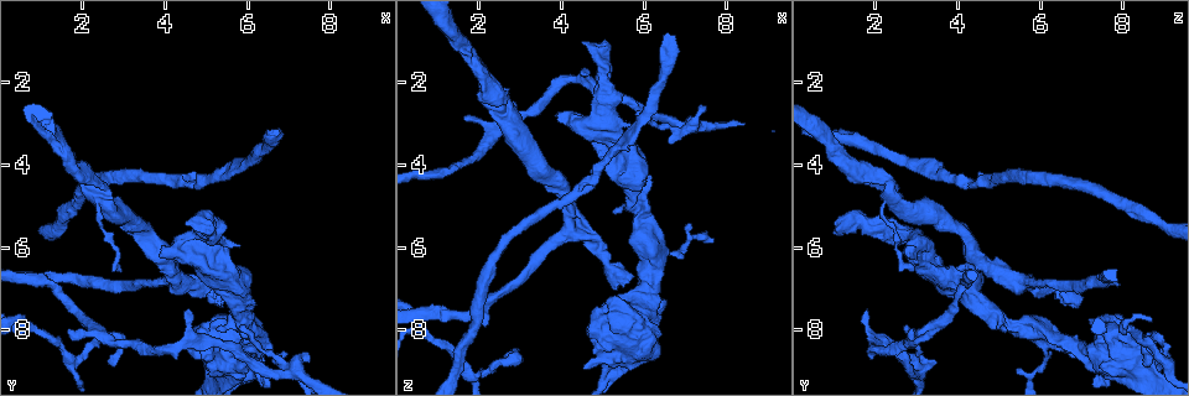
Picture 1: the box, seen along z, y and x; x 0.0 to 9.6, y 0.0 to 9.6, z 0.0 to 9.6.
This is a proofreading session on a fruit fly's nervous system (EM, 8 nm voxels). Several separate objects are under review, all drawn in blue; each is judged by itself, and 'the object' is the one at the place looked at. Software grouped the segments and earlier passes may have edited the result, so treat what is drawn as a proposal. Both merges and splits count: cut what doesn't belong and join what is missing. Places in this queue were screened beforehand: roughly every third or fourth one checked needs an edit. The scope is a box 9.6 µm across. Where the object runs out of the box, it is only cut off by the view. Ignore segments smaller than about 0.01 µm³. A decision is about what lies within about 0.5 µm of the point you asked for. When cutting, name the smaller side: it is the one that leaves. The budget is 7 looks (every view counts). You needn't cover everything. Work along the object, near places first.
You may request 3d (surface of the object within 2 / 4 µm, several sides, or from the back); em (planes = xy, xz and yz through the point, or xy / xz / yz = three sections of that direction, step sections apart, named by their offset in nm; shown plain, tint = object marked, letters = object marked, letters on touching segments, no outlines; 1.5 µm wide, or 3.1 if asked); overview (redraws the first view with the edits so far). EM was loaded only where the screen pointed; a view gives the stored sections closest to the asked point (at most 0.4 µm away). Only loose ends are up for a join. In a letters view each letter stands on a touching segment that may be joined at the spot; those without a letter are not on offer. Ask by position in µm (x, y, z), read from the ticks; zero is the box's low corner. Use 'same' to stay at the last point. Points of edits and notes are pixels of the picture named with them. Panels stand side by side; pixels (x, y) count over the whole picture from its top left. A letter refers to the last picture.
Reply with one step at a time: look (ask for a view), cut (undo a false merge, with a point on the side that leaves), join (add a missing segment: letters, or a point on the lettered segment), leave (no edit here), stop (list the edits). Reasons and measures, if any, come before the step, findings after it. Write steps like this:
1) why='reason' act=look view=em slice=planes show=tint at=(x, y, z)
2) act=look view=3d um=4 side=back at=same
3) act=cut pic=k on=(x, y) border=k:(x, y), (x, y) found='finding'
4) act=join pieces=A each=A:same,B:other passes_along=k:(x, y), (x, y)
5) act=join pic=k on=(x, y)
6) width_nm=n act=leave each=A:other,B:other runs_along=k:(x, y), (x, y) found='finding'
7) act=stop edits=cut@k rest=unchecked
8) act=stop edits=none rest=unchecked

why='end of a long branch' act=look view=3d um=4 at=(6.50, 3.20, 0.80)

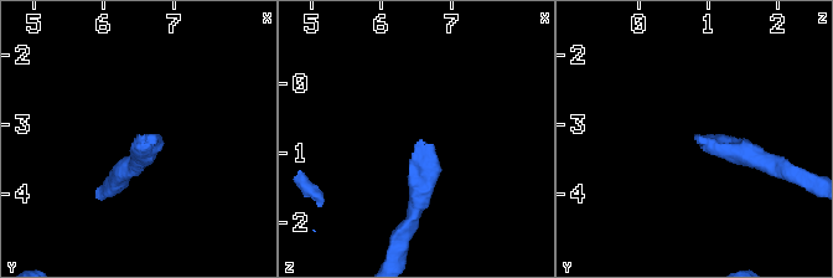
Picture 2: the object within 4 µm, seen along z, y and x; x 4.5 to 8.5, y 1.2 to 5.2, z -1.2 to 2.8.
why='need the tissue' act=look view=em slice=planes show=plain at=(6.55, 3.20, 0.80)

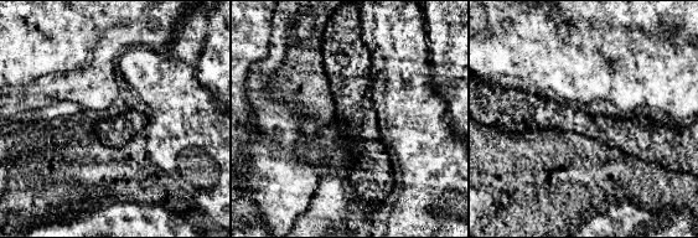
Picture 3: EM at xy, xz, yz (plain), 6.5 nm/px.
why='what lies round it' act=look view=em slice=planes show=letters at=same

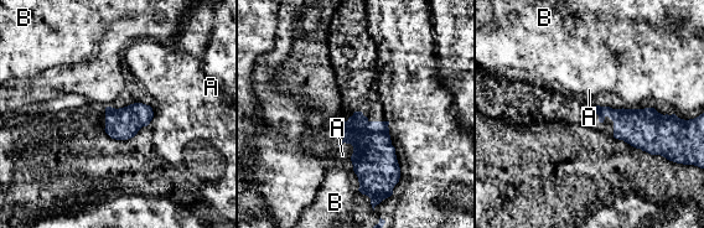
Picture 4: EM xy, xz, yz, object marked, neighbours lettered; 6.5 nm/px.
longest_contact=A:160nm act=leave each=A:other,B:other found='none of them fits'

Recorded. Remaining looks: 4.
why='stops while still wide' act=look view=em slice=planes show=letters at=(3.90, 6.25, 2.80)

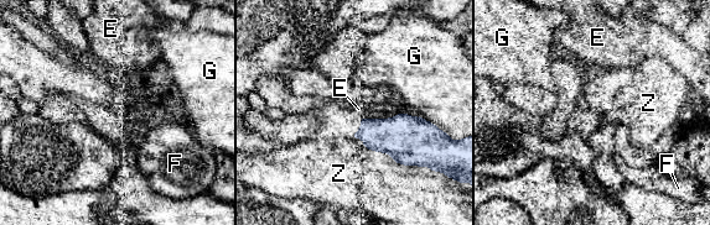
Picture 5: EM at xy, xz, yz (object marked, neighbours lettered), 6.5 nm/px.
act=leave each=E:other,F:other,G:other,Z:other border=5:(367, 118), (354, 134), (362, 144) found='none of them fits'

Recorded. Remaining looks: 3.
why='free end' act=look view=em slice=yz step=4 show=letters at=(4.60, 7.55, 1.80)

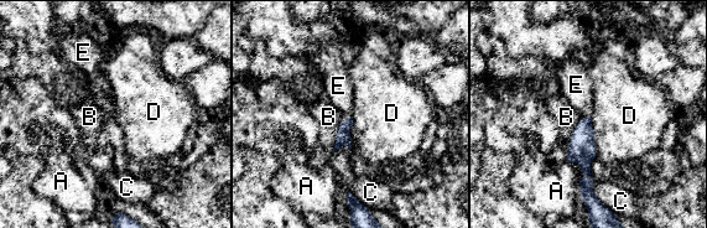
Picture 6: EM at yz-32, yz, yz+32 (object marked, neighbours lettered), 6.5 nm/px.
act=join pic=6 on=(338, 86) each=A:other,B:other,C:other,D:other,E:same found='the neuron continues'

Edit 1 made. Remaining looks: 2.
act=stop edits=join@6 rest=unchecked

